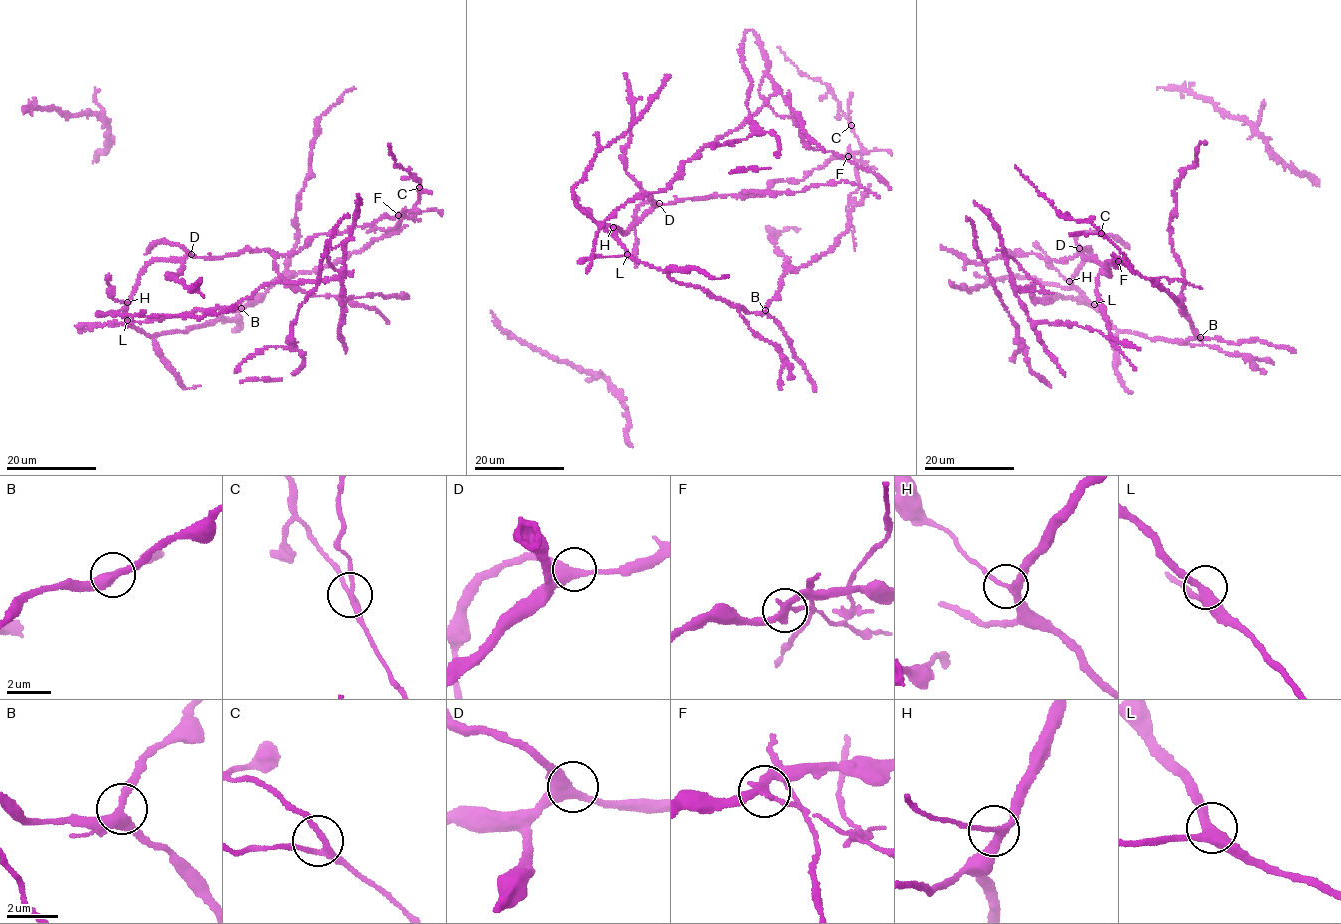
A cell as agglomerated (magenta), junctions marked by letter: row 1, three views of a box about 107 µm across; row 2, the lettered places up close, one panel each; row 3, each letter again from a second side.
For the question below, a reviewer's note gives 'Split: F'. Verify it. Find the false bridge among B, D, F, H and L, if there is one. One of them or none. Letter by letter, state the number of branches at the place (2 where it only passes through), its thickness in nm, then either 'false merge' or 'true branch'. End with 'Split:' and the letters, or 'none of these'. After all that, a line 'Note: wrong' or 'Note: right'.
B: 3 branches meet; 320 nm thick; true branch
D: 3 branches meet; 360 nm thick; true branch
F: 3 branches meet; 280 nm thick; false merge
H: 3 branches meet; 240 nm thick; true branch
L: 3 branches meet; 340 nm thick; true branch
Split: F
Note: right

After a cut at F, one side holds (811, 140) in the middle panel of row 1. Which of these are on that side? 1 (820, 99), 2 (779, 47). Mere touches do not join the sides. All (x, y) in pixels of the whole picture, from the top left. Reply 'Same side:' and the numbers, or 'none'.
Same side: none

